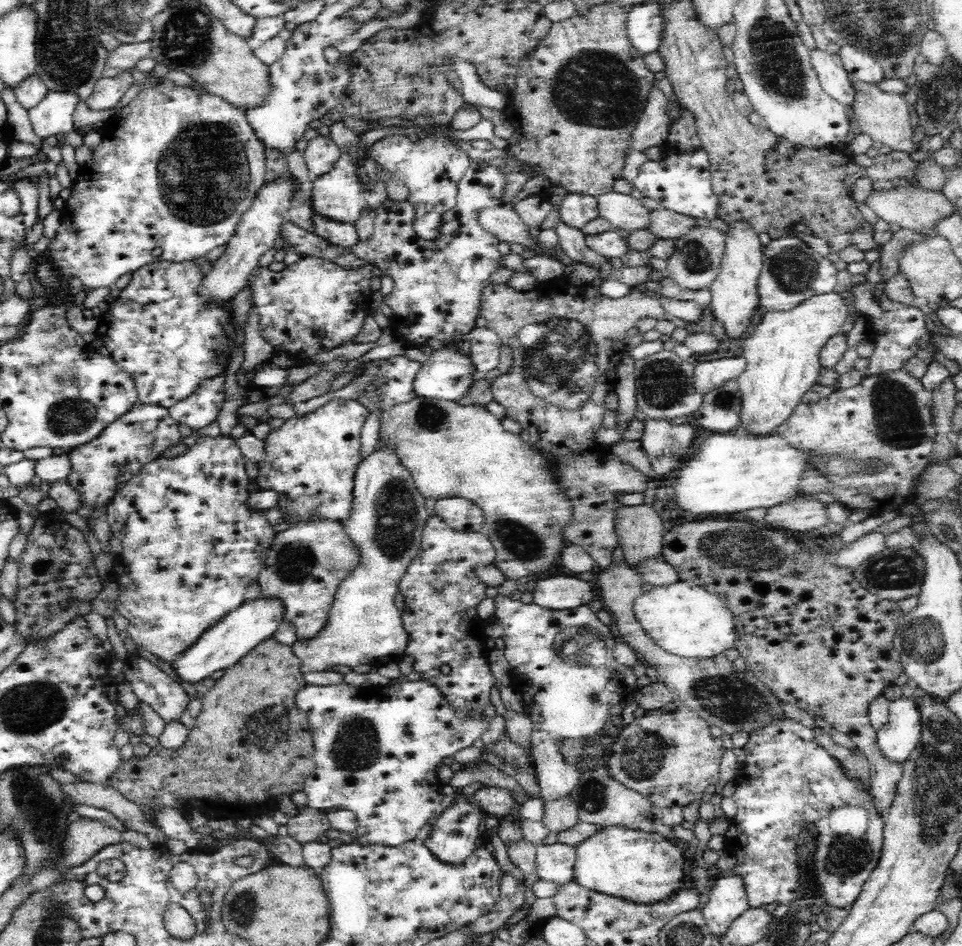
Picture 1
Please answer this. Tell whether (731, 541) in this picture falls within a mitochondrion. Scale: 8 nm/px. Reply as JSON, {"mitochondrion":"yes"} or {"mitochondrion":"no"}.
{"mitochondrion":"yes"}

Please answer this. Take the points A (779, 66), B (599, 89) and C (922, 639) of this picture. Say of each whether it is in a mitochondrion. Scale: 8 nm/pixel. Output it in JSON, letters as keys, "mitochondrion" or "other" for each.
{"A":"mitochondrion","B":"mitochondrion","C":"mitochondrion"}

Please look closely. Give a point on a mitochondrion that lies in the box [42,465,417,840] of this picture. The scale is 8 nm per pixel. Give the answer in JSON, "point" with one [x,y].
{"point":[291,560]}

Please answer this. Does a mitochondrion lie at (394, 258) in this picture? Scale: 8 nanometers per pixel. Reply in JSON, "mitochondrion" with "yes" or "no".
{"mitochondrion":"no"}

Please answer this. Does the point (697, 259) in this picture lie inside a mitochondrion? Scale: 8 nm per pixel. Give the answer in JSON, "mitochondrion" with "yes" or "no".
{"mitochondrion":"yes"}

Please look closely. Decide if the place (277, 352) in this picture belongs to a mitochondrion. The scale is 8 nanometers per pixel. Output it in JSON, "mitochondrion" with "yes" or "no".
{"mitochondrion":"no"}

